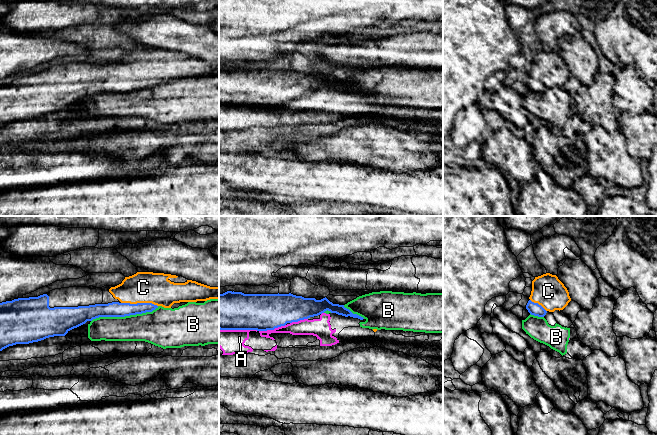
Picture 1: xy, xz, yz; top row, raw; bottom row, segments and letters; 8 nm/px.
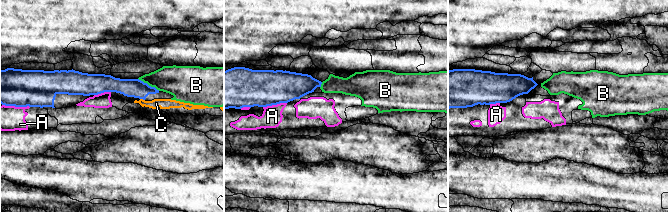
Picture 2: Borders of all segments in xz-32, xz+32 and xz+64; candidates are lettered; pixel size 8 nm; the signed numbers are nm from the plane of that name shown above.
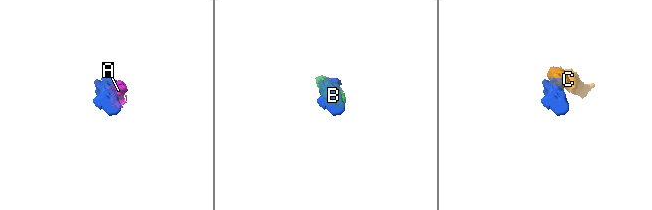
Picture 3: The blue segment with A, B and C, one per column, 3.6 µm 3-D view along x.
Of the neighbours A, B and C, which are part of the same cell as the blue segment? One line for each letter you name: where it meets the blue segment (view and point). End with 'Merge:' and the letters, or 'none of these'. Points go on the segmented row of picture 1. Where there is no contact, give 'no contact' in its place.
C: xy (139, 303)
Merge: C

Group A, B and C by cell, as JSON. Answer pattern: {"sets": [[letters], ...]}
{"sets": [["A", "B"], ["C"]]}

